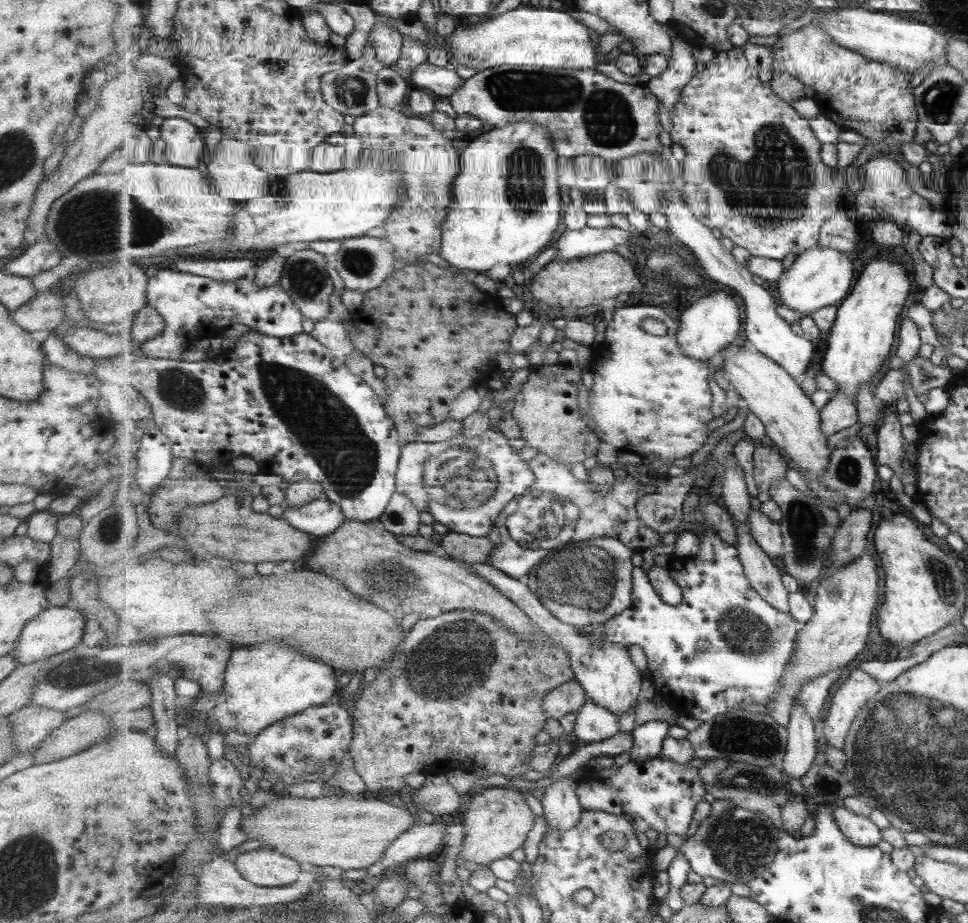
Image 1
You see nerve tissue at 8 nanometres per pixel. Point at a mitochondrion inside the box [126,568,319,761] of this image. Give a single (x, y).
(207, 717)

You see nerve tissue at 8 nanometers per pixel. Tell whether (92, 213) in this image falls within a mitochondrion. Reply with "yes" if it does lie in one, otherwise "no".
yes

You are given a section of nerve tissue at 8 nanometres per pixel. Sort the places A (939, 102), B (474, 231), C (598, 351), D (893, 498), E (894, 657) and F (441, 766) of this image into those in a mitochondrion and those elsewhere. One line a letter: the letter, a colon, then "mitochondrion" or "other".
A: mitochondrion
B: other
C: other
D: other
E: other
F: other

